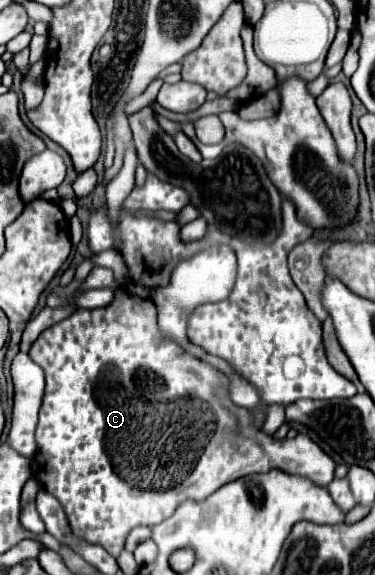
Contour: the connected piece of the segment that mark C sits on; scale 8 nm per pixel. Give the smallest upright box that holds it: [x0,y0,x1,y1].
[30,291,334,557]

